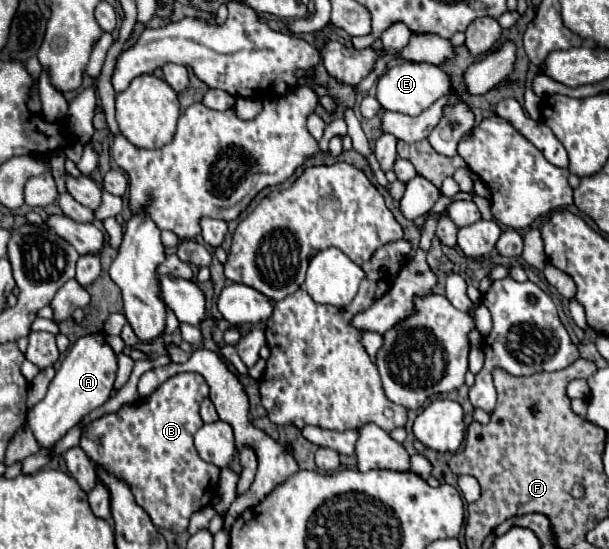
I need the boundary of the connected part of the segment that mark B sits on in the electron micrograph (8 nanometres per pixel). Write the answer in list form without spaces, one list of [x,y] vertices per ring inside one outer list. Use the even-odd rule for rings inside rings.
[[[178,373],[168,379],[148,401],[140,405],[124,405],[116,413],[108,413],[92,421],[82,435],[80,447],[96,463],[96,467],[108,471],[110,475],[128,483],[134,501],[150,515],[156,527],[184,533],[192,513],[210,505],[212,497],[218,493],[218,475],[220,469],[202,461],[194,449],[194,433],[204,425],[200,419],[200,403],[208,397],[208,383],[200,373]]]

